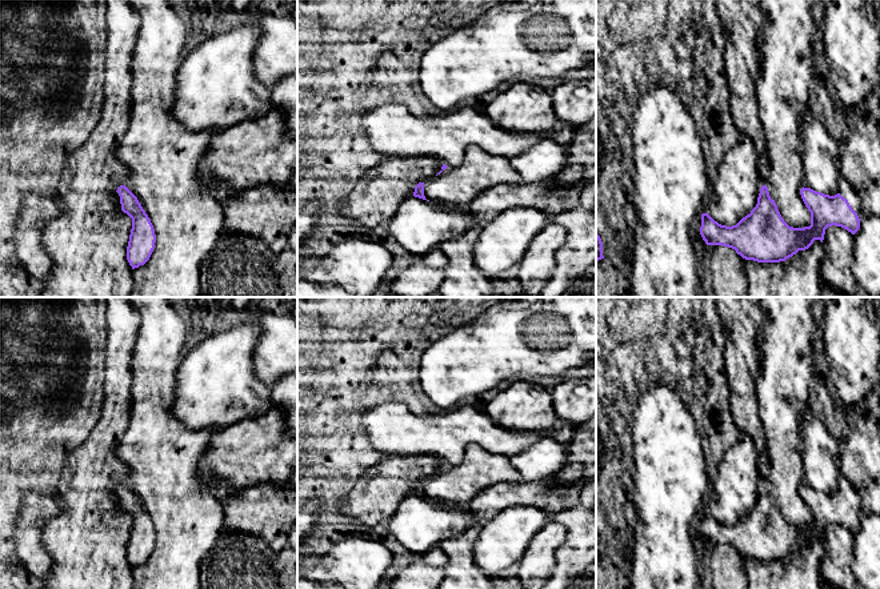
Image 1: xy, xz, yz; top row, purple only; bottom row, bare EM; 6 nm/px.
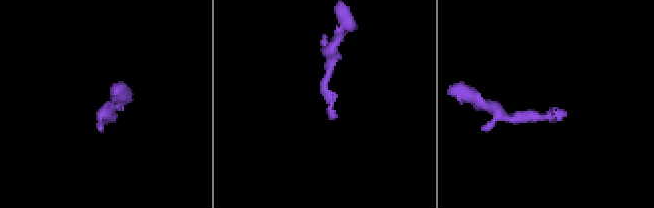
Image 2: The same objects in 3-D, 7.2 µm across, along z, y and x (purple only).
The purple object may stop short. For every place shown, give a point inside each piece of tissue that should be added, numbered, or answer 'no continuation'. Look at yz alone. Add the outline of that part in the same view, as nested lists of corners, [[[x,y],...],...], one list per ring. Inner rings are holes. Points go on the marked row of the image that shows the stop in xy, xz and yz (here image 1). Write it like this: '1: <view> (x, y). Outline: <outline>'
1: yz (864, 201). Outline: [[[841,176],[839,193],[848,200],[859,219],[869,215],[880,216],[880,179],[856,189]]]

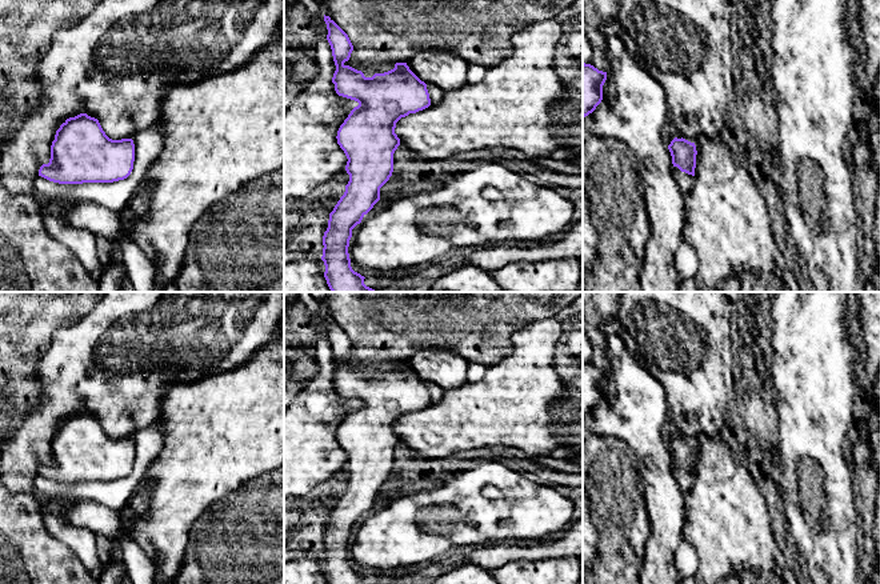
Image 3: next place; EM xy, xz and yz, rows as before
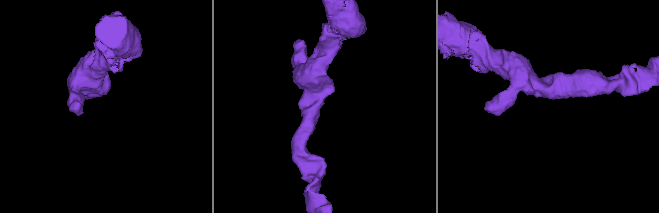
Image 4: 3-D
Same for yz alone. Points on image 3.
no continuation

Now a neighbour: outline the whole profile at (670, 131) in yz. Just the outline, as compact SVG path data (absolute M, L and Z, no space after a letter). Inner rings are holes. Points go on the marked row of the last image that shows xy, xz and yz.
M671 121L665 123L661 135L663 135L663 140L667 147L671 144L671 141L675 137L677 137L677 139L683 137L681 133L679 132L679 129Z

